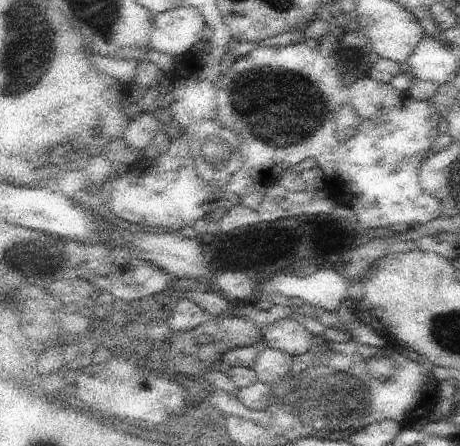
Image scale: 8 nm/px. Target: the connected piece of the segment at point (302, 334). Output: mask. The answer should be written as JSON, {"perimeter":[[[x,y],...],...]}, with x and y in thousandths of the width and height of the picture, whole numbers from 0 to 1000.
{"perimeter":[[[635,713],[593,722],[583,740],[567,749],[574,776],[624,789],[635,798],[670,789],[683,771],[678,756],[678,747],[654,722]]]}

